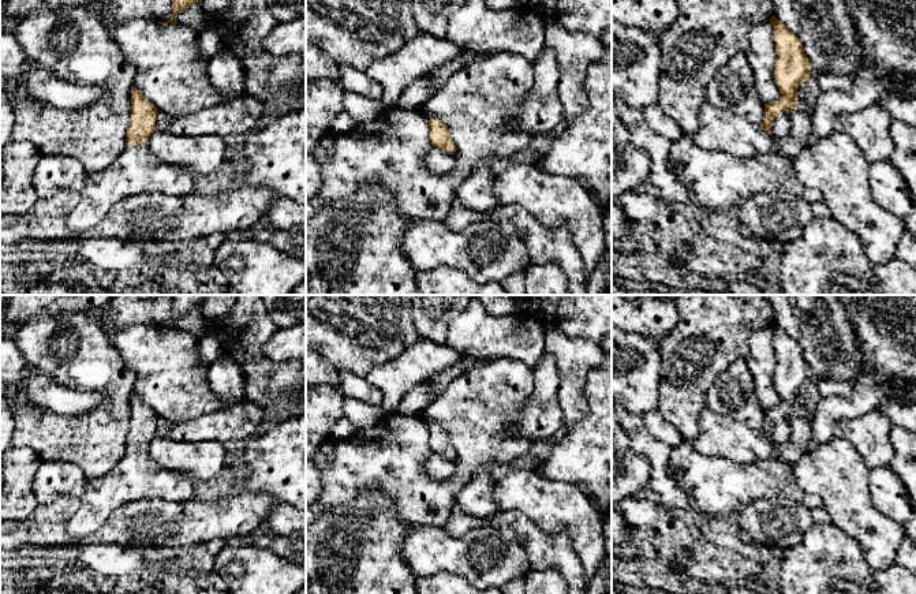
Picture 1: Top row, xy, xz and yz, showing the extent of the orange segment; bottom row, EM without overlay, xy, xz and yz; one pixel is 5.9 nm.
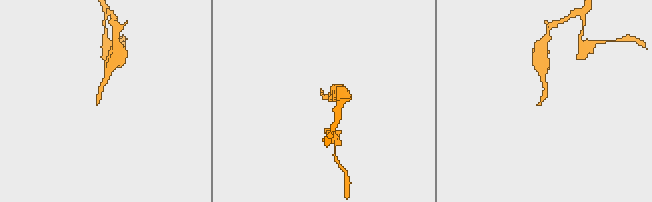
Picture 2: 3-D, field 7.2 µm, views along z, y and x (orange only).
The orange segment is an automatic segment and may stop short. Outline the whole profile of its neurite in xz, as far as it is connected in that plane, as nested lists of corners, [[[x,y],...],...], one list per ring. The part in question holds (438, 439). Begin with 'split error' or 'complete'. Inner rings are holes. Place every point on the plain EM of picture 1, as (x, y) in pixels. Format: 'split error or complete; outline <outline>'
split error; outline [[[426,411],[416,414],[429,426],[429,442],[434,453],[445,459],[456,459],[456,449],[450,442],[449,434],[434,419],[426,415]]]

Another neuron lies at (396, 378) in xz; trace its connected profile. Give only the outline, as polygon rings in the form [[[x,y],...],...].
[[[420,339],[395,360],[384,363],[366,376],[366,381],[384,393],[382,411],[392,414],[400,400],[429,377],[466,360],[464,354],[450,345]]]

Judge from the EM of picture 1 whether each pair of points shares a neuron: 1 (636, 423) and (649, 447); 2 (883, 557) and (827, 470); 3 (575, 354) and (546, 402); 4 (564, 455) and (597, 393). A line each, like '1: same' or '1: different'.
1: same
2: same
3: different
4: same

